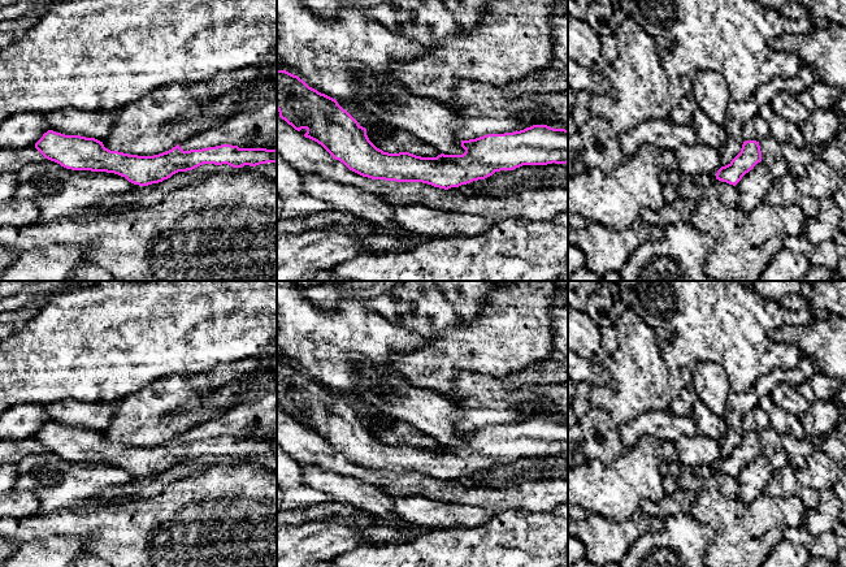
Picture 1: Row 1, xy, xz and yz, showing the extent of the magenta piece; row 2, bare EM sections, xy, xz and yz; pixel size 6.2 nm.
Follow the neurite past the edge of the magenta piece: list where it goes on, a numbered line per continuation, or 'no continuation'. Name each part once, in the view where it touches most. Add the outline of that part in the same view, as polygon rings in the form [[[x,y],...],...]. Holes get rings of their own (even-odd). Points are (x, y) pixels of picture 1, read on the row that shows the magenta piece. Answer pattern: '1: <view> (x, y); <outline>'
no continuation

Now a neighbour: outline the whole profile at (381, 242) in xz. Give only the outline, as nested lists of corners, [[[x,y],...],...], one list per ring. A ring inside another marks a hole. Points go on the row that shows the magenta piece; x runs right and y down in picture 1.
[[[377,233],[361,239],[360,254],[379,255],[382,252],[399,252],[409,250],[412,246],[428,238],[415,237],[413,234]]]

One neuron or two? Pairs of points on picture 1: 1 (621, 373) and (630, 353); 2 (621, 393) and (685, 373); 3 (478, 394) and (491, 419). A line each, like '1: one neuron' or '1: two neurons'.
1: one neuron
2: one neuron
3: one neuron

